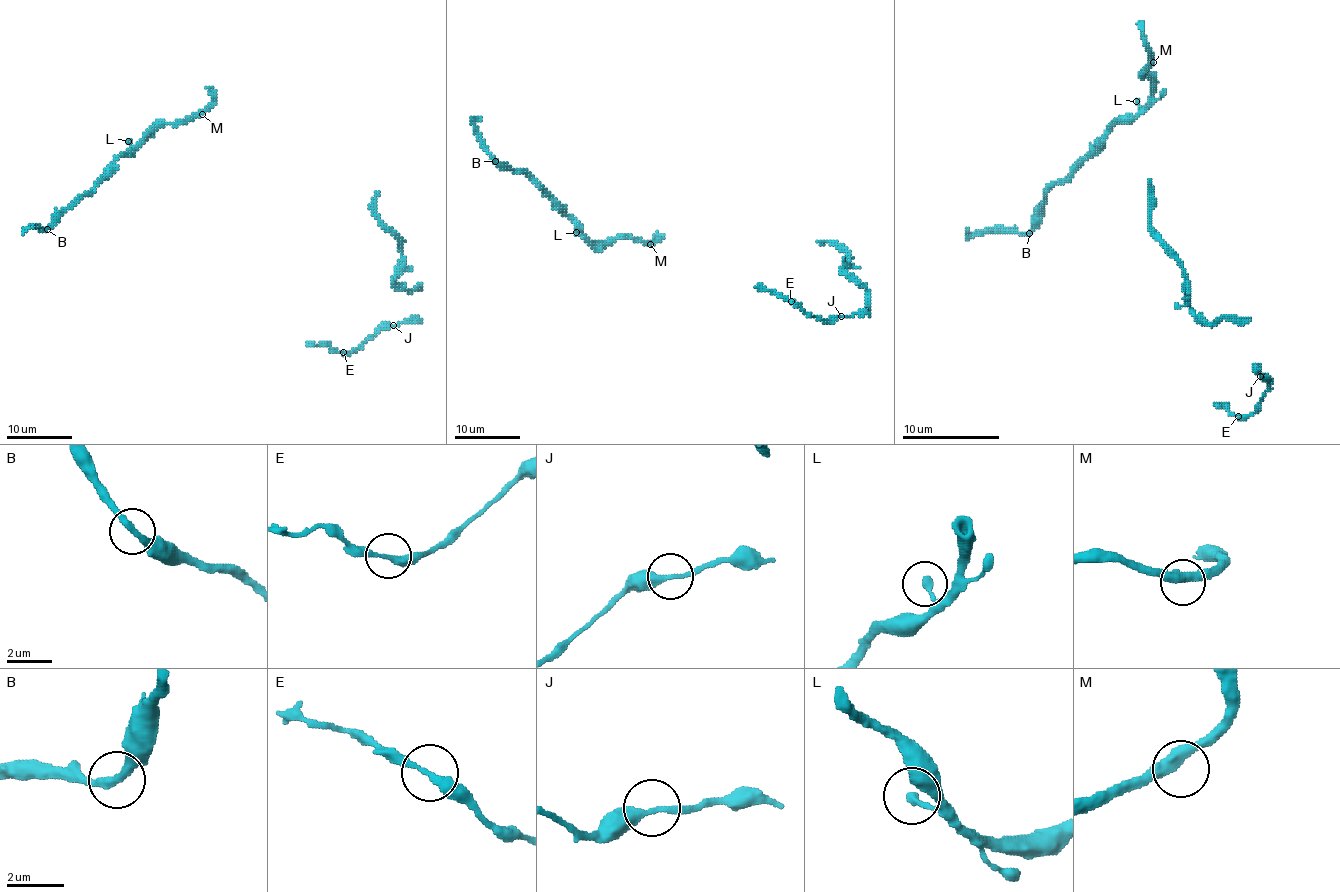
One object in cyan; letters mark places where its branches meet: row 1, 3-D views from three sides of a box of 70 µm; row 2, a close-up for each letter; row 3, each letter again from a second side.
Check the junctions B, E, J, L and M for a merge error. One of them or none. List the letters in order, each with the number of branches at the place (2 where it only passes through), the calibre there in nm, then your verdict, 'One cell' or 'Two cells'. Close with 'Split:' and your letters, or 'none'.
B: Branches: 2. Thickness 280 nm. One cell
E: Branches: 2. Thickness 280 nm. One cell
J: Branches: 2. Thickness 300 nm. One cell
L: Branches: 1. Thickness 320 nm. One cell
M: Branches: 2. Thickness 420 nm. One cell
Split: none

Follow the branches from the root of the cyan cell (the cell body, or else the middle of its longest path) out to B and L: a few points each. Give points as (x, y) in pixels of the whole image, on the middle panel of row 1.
B: (650, 244), (632, 237), (591, 242), (527, 175), (503, 169), (495, 161)
L: (650, 244), (632, 237), (591, 242), (576, 232)

